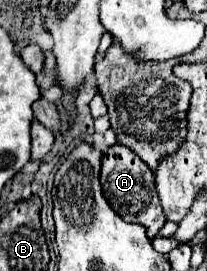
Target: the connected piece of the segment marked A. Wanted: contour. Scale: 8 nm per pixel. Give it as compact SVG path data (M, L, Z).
M114 144L112 148L108 148L108 152L104 154L104 162L102 162L102 172L100 172L100 180L102 180L102 190L106 200L110 202L110 206L114 208L114 212L126 220L126 222L134 222L134 224L142 224L148 230L148 238L152 240L158 230L164 226L166 216L162 212L160 206L160 198L156 194L156 186L154 186L154 172L150 170L150 166L146 162L142 162L132 150L128 150L122 144Z

